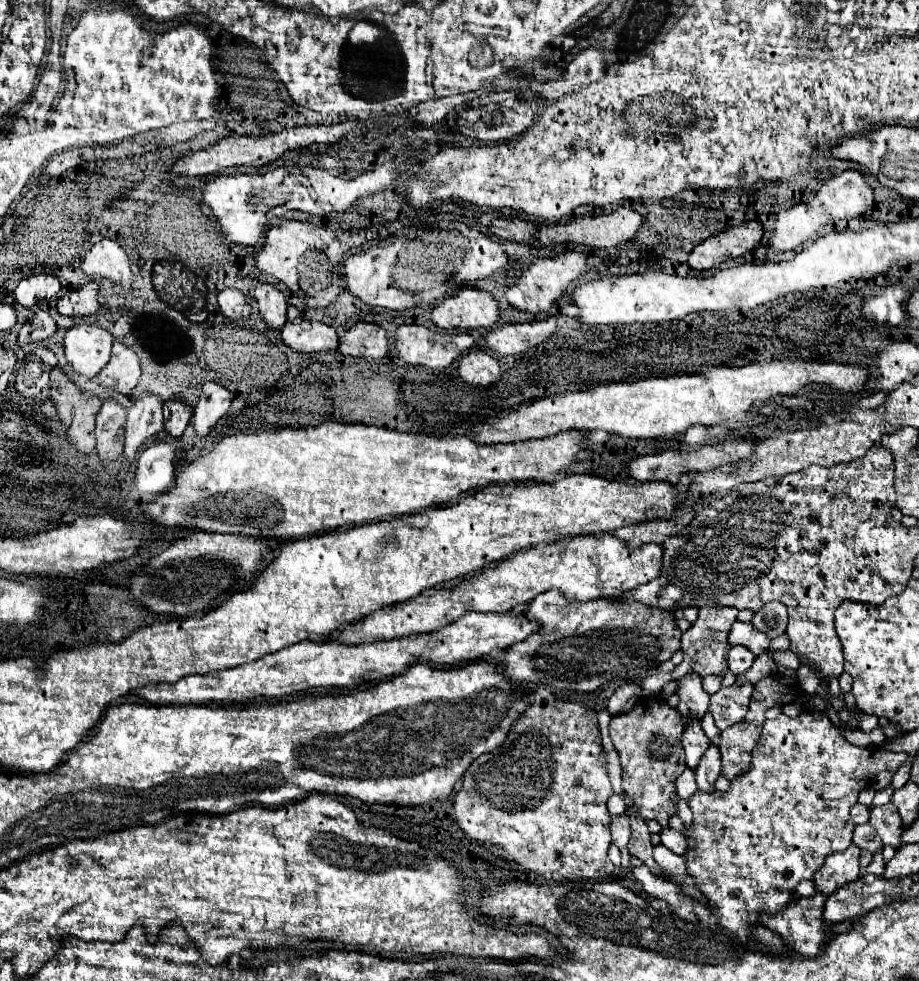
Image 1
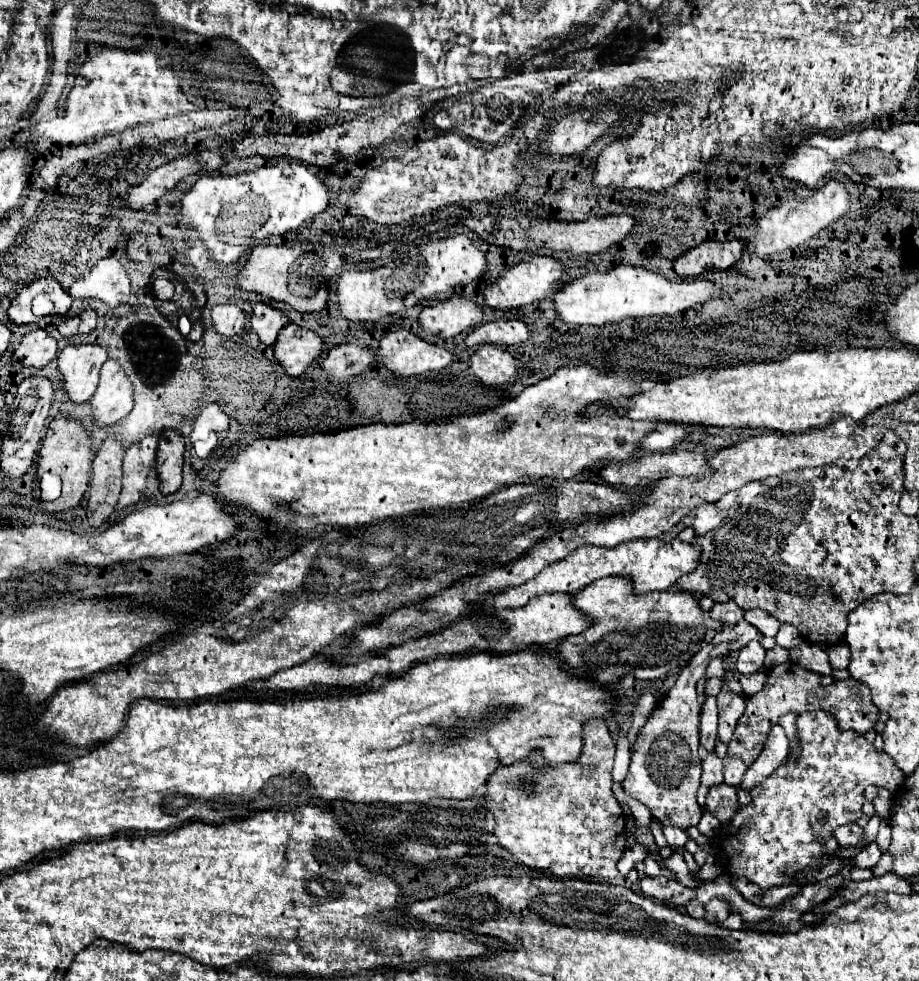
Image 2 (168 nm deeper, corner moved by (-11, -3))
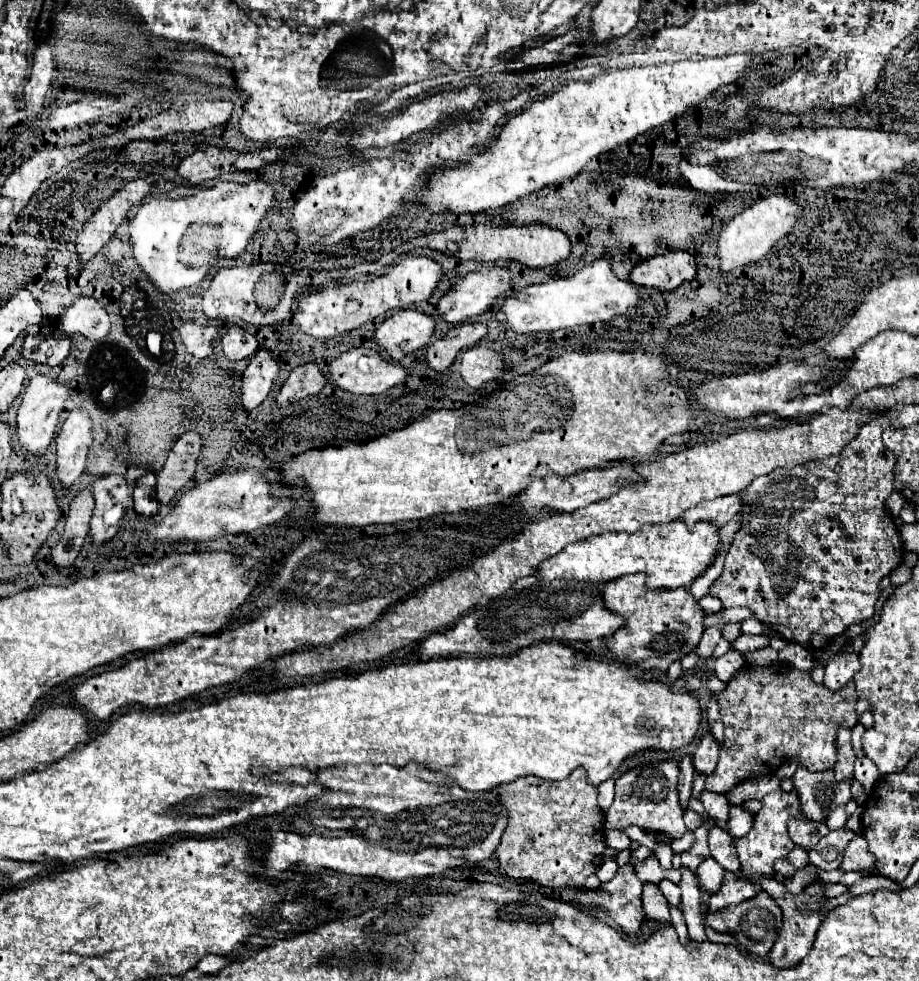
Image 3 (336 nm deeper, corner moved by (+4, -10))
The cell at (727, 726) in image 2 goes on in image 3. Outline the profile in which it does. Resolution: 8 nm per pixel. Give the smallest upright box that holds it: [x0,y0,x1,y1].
[693,730,719,774]

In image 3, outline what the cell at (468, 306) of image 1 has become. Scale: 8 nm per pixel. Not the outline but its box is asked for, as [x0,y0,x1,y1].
[375,310,435,362]

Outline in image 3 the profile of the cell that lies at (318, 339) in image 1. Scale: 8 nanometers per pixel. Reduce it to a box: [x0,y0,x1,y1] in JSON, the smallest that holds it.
[239,348,279,412]

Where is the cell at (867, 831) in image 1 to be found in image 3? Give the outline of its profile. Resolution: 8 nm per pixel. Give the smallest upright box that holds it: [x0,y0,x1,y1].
[789,818,829,850]

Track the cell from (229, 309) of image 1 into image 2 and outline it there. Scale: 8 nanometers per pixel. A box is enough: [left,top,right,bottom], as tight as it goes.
[212,303,248,337]

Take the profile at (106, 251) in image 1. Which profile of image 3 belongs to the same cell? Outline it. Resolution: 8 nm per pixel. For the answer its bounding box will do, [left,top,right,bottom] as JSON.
[63,298,109,340]

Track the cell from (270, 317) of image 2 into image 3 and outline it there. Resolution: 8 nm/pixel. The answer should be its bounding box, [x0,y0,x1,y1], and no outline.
[221,326,259,362]

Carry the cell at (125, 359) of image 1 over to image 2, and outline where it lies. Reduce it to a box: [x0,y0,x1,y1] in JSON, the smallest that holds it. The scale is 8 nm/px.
[90,359,134,425]

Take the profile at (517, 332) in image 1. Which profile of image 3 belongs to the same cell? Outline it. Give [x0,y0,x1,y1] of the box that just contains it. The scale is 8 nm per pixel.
[425,322,487,372]

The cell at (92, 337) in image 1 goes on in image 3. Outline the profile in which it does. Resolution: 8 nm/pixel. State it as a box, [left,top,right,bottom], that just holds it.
[17,376,69,456]

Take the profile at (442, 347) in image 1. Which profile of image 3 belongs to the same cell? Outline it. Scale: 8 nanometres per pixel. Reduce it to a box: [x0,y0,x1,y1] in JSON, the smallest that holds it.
[329,348,407,394]

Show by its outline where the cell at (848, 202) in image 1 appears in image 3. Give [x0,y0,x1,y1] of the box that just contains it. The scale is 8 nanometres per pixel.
[717,194,799,272]

